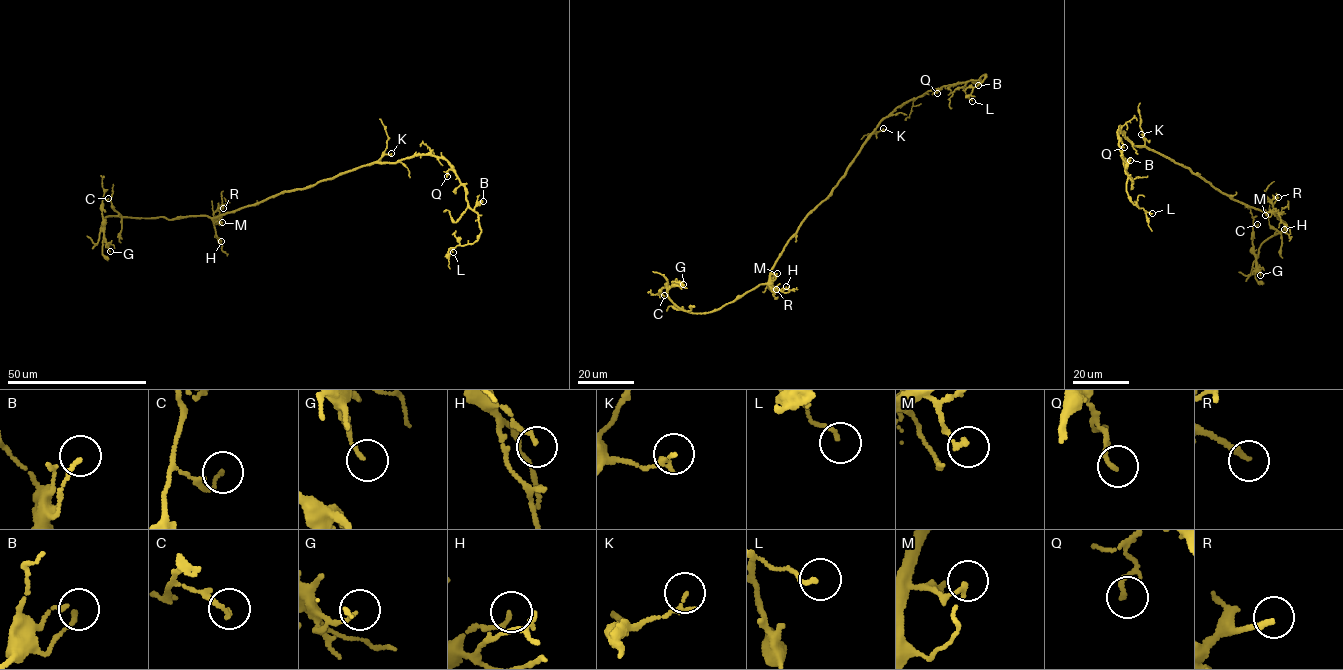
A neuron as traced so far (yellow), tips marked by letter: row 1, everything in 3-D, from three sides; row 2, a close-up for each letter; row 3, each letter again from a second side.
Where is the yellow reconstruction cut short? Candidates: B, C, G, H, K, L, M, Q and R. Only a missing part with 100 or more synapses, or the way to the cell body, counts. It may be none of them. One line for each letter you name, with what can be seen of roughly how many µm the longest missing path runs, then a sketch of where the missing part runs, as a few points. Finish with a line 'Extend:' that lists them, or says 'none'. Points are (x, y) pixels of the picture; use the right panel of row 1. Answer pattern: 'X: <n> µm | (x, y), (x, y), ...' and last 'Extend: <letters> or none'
Extend: none

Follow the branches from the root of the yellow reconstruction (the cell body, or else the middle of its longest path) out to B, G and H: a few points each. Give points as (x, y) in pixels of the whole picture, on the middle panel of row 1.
B: (828, 195), (868, 135), (897, 107), (943, 86), (972, 80), (978, 85)
G: (828, 195), (788, 241), (766, 283), (719, 308), (697, 313), (679, 309), (668, 295), (672, 286), (683, 284)
H: (828, 195), (805, 218), (772, 269), (769, 286), (779, 290), (786, 286)

